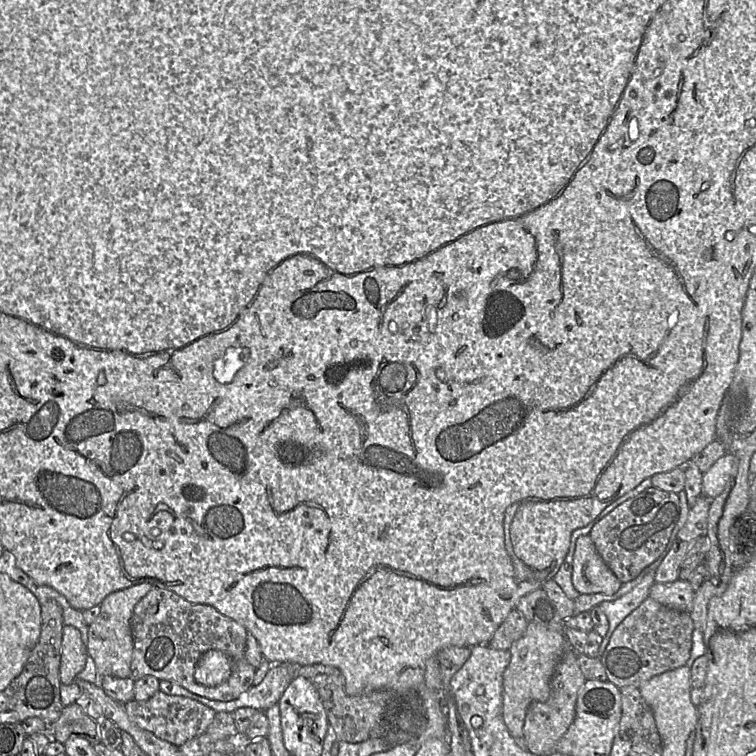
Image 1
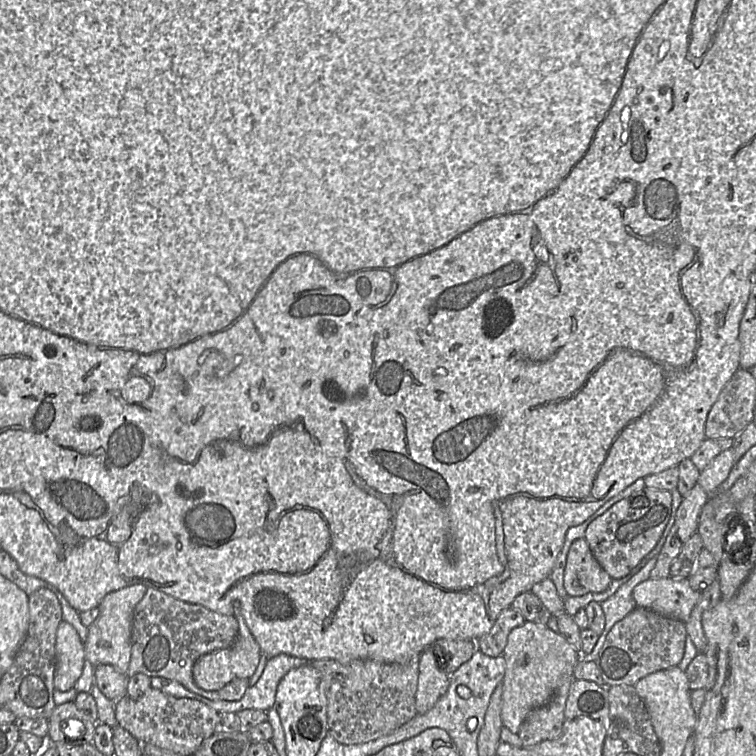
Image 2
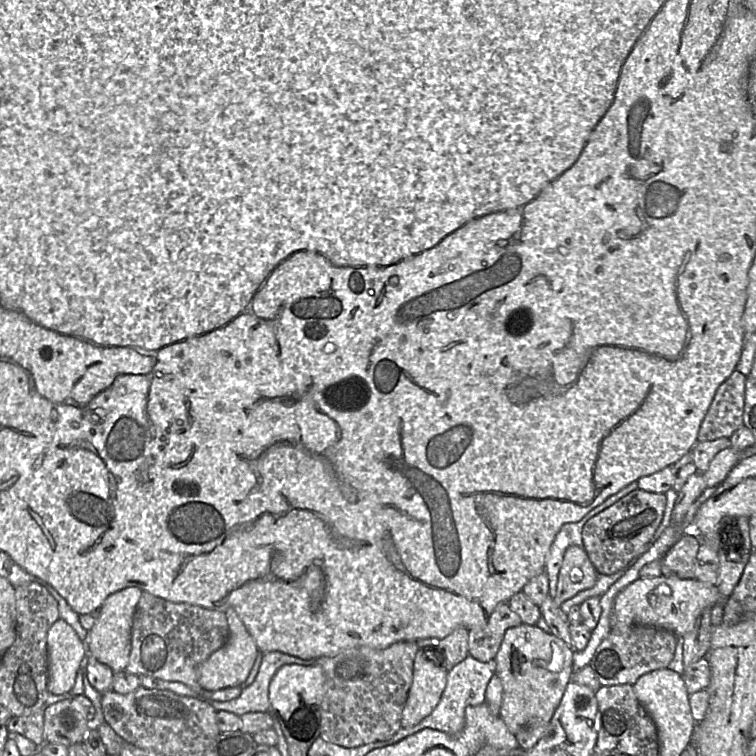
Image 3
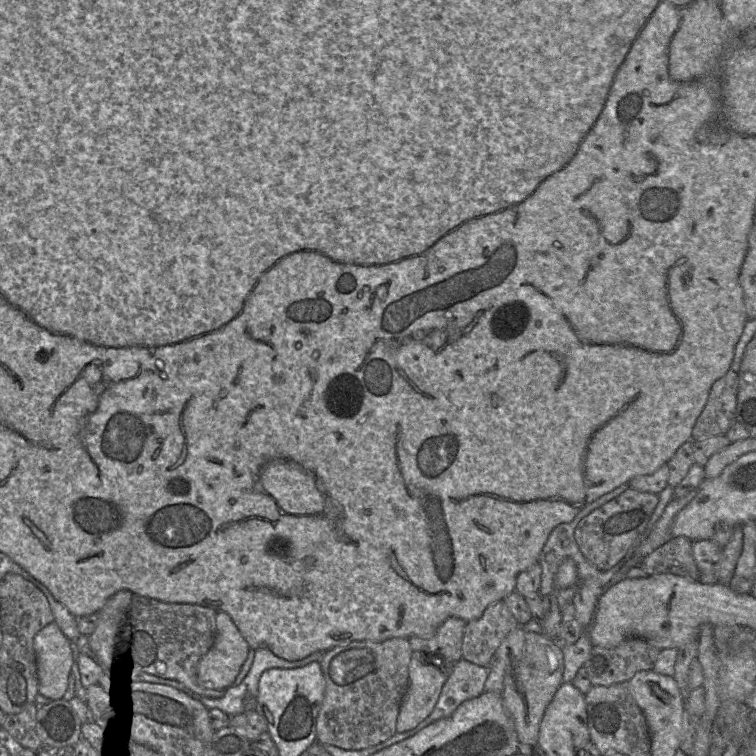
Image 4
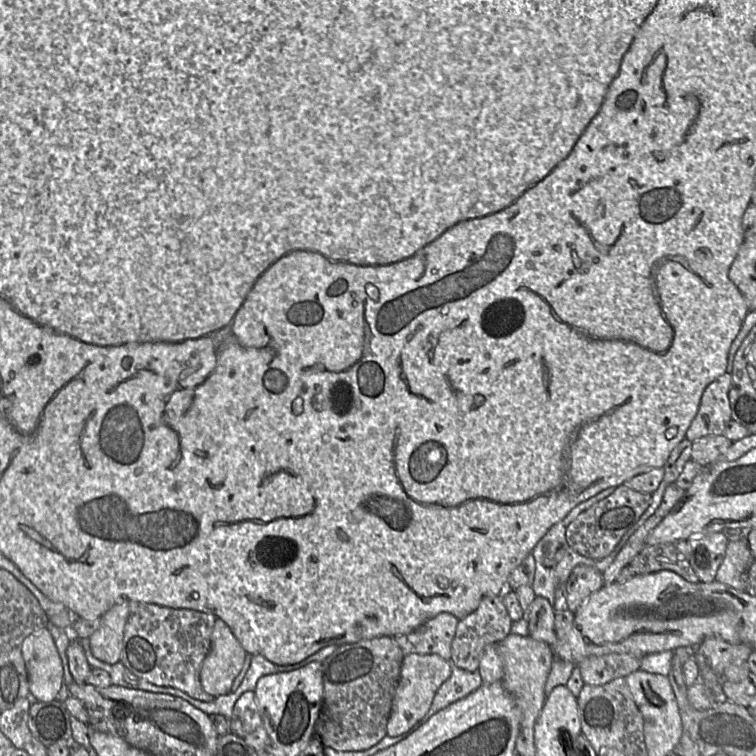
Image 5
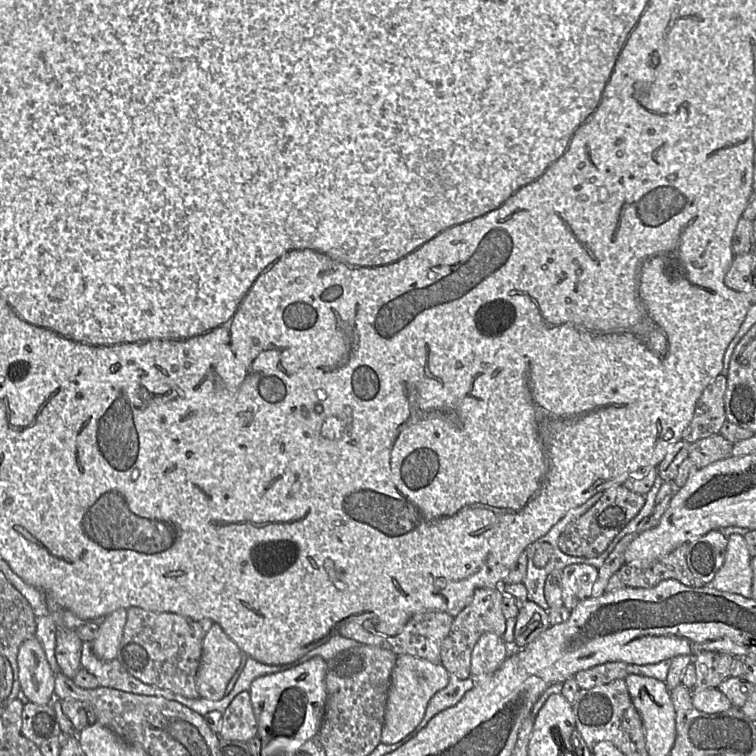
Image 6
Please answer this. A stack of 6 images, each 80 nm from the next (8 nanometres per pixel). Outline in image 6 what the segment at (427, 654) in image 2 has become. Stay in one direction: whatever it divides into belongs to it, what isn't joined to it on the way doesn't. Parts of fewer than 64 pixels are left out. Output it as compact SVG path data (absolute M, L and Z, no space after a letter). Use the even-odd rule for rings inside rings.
M397 655L388 691L381 743L397 743L413 732L423 719L431 698L449 683L449 676L440 663L411 655Z

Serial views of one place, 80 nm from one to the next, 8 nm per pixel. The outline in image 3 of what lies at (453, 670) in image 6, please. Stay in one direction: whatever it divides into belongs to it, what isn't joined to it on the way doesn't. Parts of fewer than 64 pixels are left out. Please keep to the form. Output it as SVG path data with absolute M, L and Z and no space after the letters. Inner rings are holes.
M508 603L498 604L484 627L468 630L468 653L480 662L495 660L505 632L522 624Z

